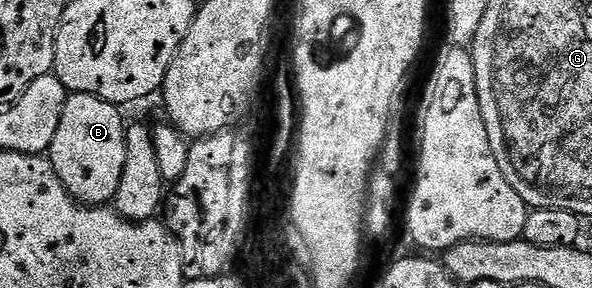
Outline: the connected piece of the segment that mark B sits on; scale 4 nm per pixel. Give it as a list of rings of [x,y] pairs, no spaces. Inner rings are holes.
[[[71,94],[67,99],[57,136],[49,151],[51,167],[75,201],[103,206],[114,199],[121,172],[125,172],[127,132],[120,107],[92,94]]]

